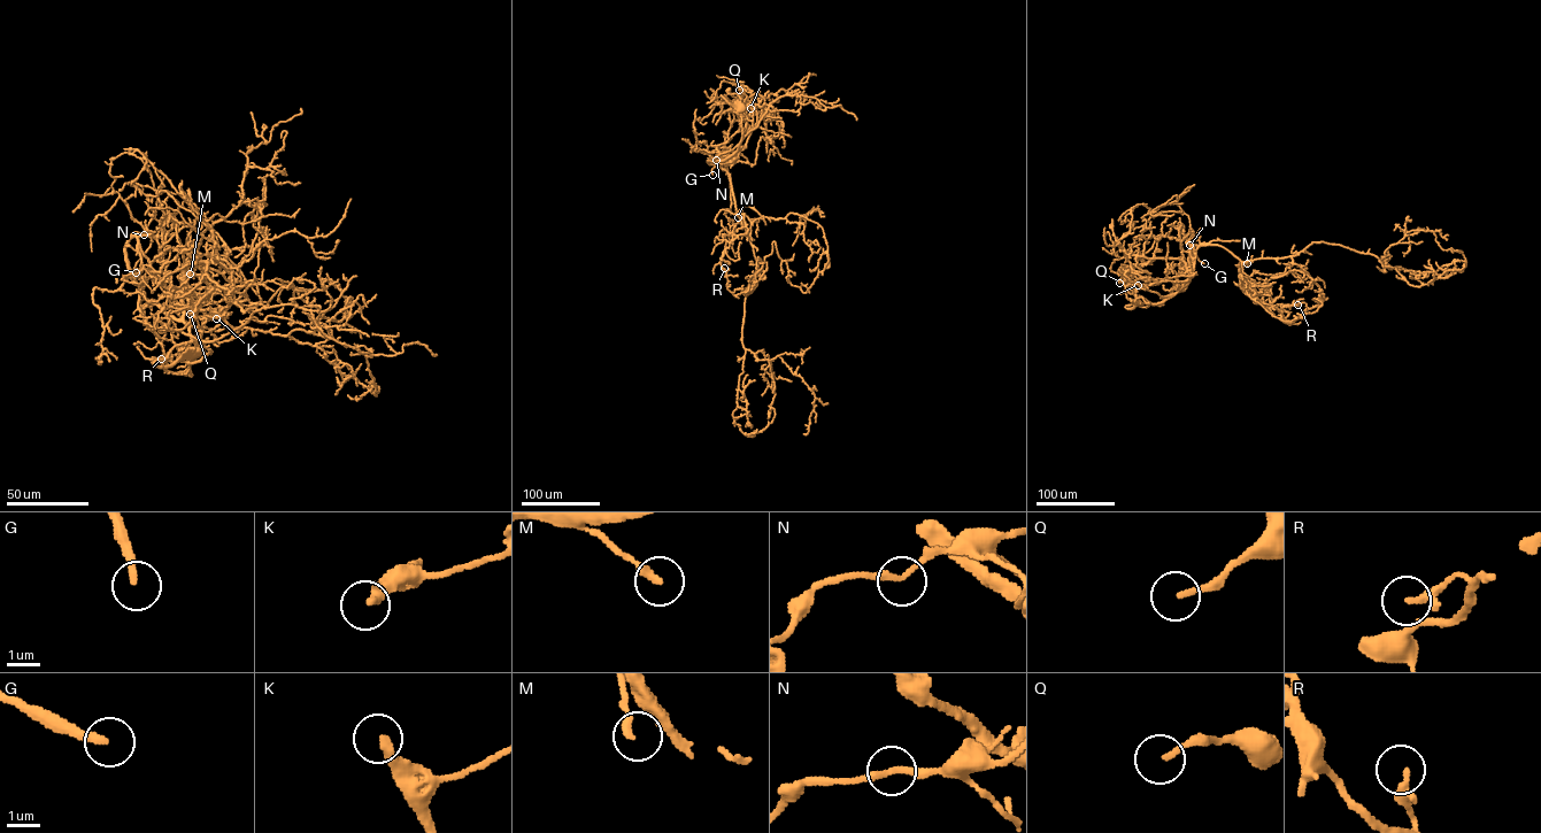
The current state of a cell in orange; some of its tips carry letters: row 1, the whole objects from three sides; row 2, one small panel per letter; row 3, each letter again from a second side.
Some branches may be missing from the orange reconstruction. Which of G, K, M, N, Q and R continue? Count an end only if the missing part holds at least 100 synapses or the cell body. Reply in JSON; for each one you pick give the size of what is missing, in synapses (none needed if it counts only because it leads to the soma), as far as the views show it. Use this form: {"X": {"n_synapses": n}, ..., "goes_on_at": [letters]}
{"G": {"n_synapses": 190}, "K": {"n_synapses": 120}, "goes_on_at": ["G", "K"]}

